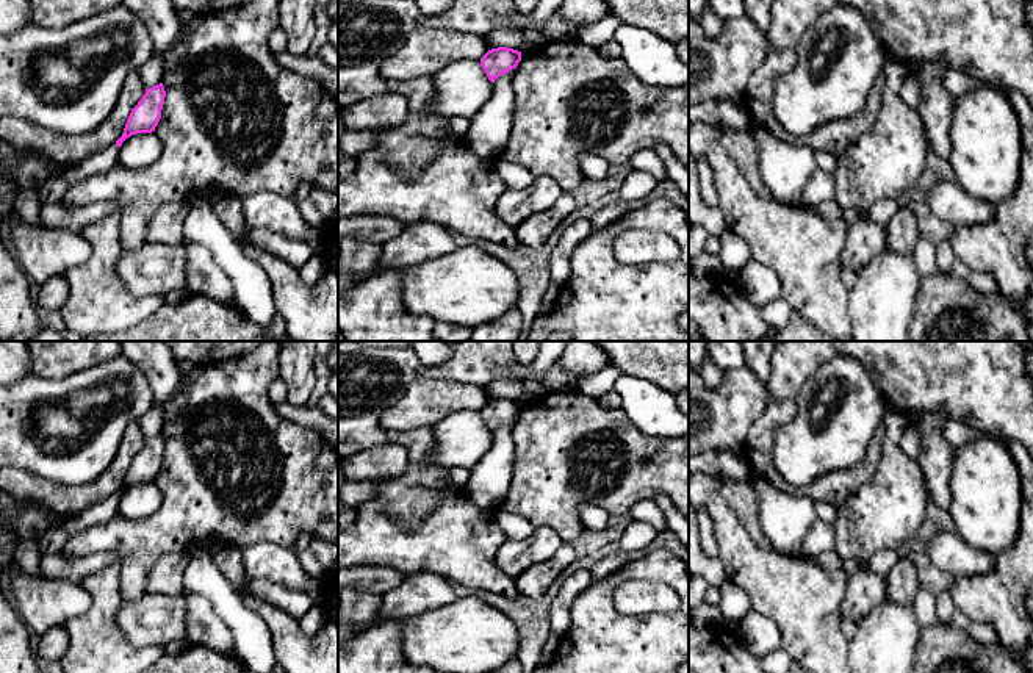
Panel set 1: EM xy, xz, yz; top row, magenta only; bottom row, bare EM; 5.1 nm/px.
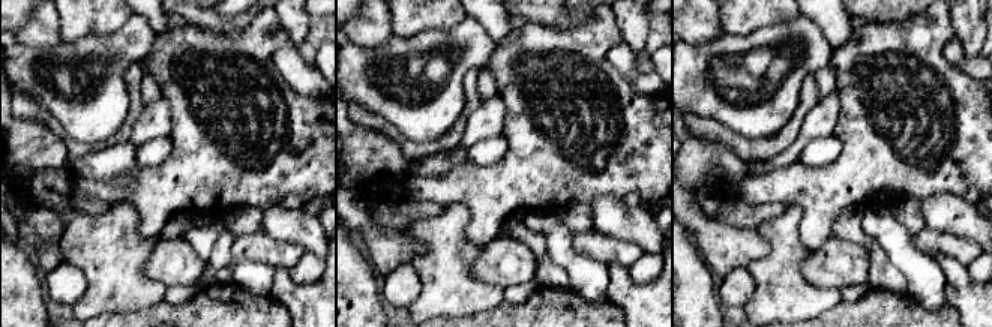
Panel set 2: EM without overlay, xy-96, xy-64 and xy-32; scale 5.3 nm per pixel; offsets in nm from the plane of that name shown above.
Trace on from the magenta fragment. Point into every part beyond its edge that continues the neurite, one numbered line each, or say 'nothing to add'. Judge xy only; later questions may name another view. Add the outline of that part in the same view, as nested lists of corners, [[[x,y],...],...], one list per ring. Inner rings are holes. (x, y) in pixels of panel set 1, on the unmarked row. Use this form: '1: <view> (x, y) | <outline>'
nothing to add

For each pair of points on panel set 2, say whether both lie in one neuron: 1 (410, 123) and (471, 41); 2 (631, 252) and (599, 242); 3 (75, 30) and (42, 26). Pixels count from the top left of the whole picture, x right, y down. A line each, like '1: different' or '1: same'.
1: same
2: same
3: different

